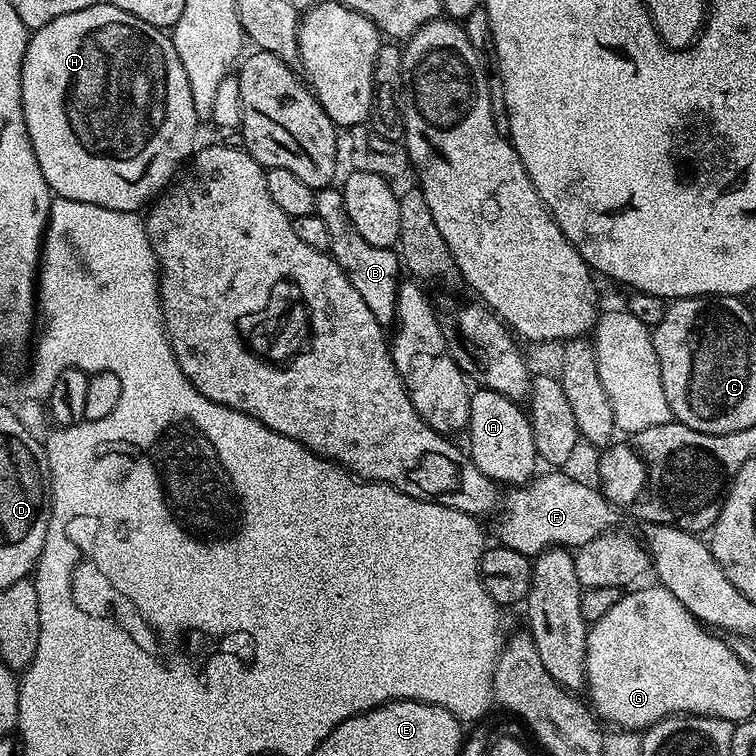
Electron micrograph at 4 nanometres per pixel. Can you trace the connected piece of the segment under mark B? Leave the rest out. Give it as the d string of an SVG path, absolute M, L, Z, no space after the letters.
M329 186L316 192L315 212L322 222L326 222L326 230L330 233L328 252L346 278L350 278L350 286L362 294L362 302L366 302L370 314L374 314L380 324L395 325L396 299L402 283L402 261L399 255L392 248L370 246L370 242L366 242L366 238L354 230L354 222L350 222L350 214L346 214L344 194L339 187Z

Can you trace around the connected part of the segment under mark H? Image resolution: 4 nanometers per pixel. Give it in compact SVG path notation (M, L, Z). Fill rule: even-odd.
M93 2L90 6L86 6L86 10L74 10L74 14L62 14L54 18L54 22L46 22L46 26L35 29L29 35L22 62L20 89L24 103L26 130L30 134L34 158L38 158L38 166L42 166L42 178L46 178L48 187L59 199L90 202L90 206L106 206L106 210L139 213L145 206L151 205L156 197L173 183L174 177L185 167L189 157L197 151L198 117L194 110L194 98L190 95L190 82L186 78L186 70L182 70L182 58L178 58L178 50L174 50L171 35L163 28L150 26L150 22L142 22L142 18L134 18L134 14L126 14L126 10L118 10L118 6L110 2L104 4Z

